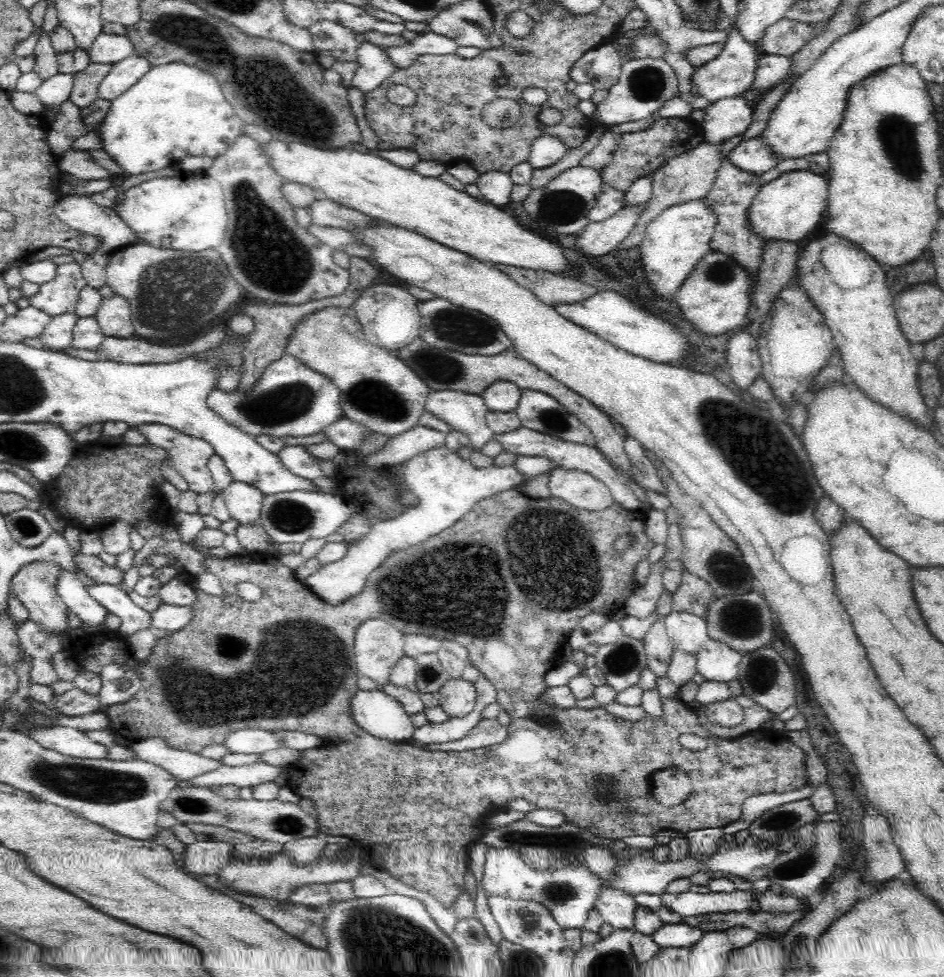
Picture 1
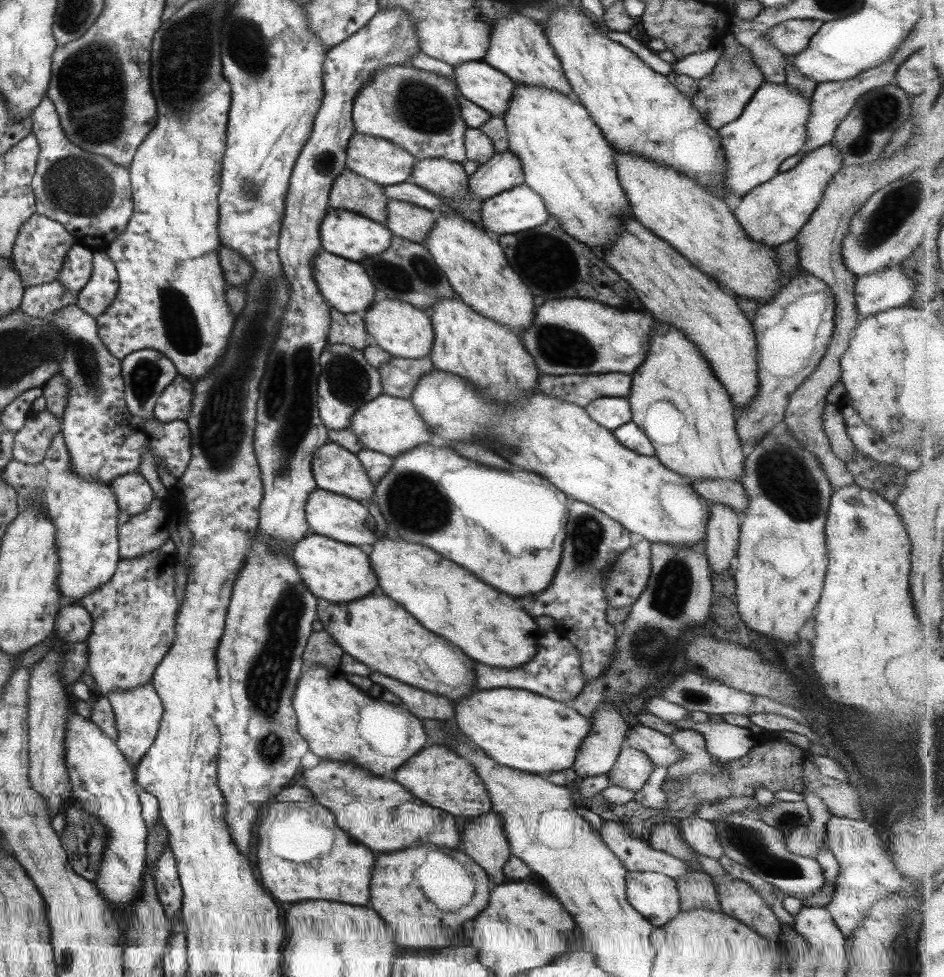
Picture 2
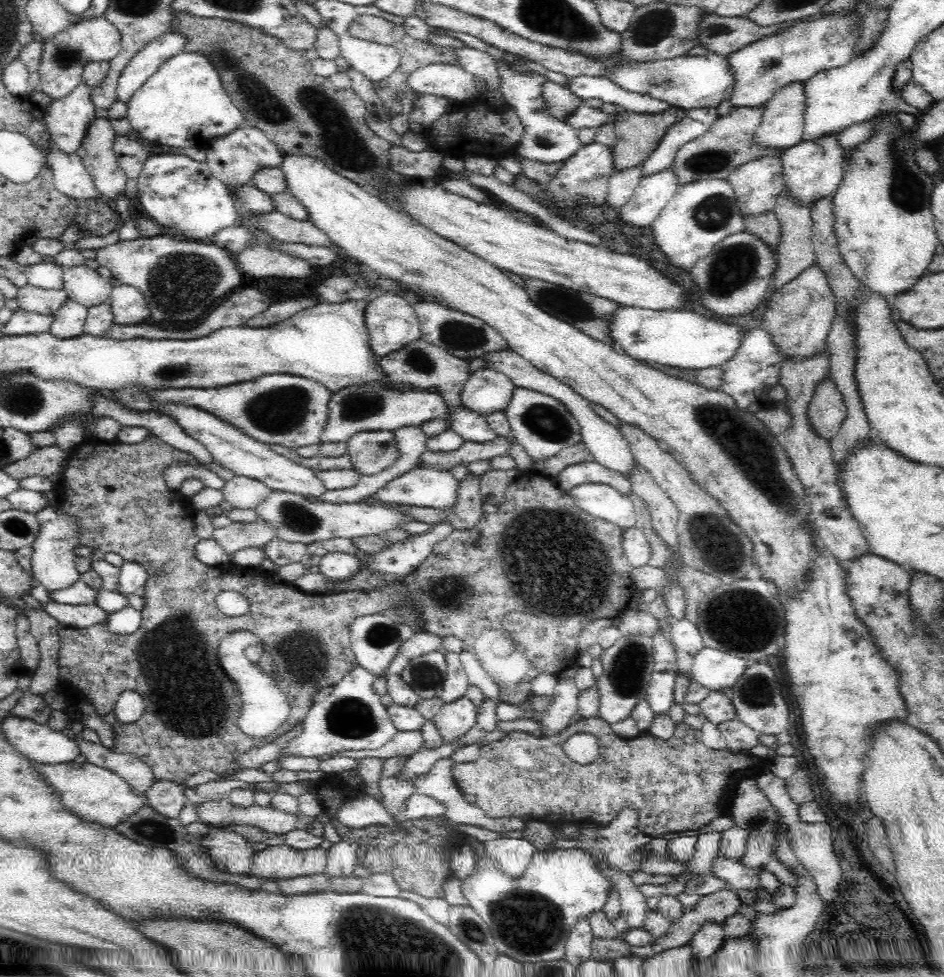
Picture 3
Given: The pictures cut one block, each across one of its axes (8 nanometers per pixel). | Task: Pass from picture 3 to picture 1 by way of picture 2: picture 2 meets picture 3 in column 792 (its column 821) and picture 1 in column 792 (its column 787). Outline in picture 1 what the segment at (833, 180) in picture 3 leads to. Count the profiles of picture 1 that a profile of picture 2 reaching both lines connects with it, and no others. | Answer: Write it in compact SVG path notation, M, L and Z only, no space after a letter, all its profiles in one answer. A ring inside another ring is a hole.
M810 170L782 172L778 178L763 185L750 210L750 225L762 240L784 239L800 242L820 224L827 208L828 179Z

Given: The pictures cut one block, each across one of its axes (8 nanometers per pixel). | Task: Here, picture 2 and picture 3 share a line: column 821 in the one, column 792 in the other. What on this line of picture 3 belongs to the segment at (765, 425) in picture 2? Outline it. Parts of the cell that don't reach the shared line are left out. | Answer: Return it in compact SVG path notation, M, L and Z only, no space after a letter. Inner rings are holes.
M814 263L790 282L784 289L776 290L770 300L770 308L761 325L776 343L780 358L805 357L825 346L825 338L835 315L835 296L829 287L825 272Z

